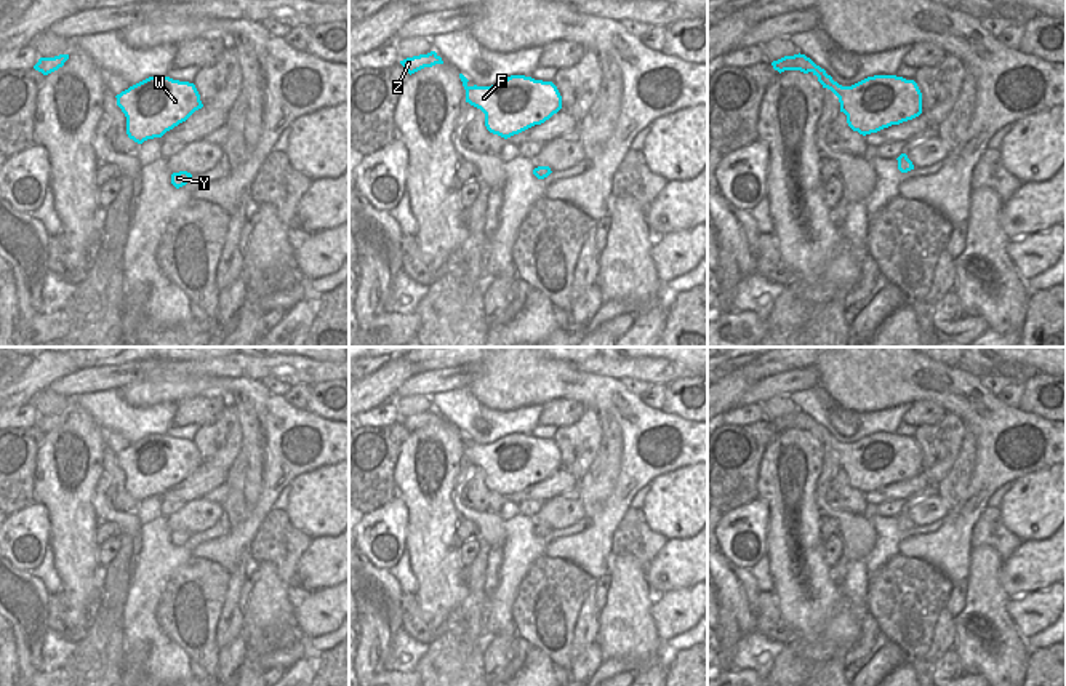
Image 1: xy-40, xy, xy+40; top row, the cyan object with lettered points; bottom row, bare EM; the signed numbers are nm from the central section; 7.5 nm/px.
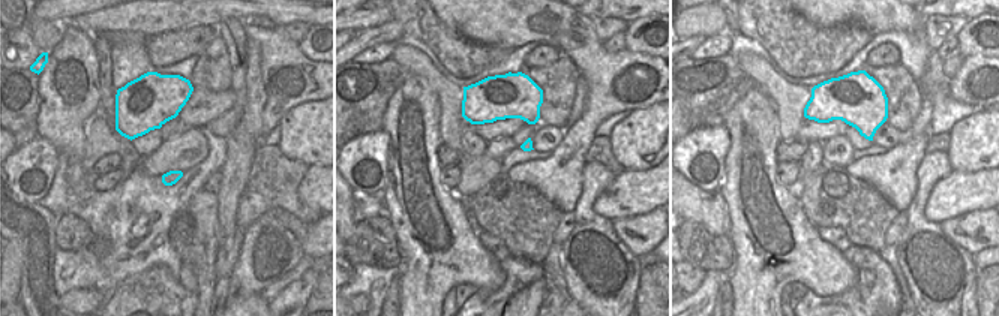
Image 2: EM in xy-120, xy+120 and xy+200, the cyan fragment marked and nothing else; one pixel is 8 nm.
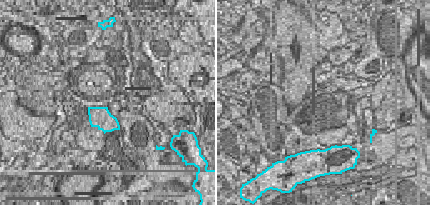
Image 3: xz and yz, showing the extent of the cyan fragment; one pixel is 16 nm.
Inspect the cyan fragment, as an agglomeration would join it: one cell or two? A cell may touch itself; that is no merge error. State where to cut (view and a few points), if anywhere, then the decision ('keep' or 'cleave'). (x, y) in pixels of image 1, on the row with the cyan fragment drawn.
cut none; keep

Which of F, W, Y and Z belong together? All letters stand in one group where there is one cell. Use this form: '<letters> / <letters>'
F W Y Z

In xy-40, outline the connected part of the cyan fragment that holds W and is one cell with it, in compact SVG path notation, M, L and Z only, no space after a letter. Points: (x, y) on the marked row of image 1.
M149 77L115 98L126 117L126 134L138 144L162 138L203 107L194 83L170 77Z

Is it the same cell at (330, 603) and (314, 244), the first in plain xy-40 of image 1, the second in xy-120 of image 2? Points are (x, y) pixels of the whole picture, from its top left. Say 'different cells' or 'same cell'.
same cell

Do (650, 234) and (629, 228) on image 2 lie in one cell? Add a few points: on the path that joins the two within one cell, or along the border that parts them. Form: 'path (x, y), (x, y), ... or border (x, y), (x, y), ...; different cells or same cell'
path (645, 234), (633, 231); same cell

